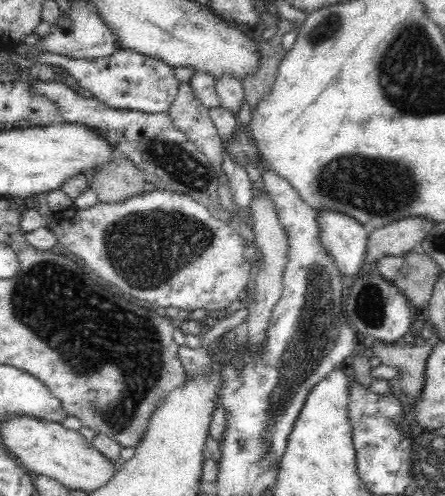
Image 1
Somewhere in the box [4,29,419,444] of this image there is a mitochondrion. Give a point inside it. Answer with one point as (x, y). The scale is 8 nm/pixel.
(46, 300)

